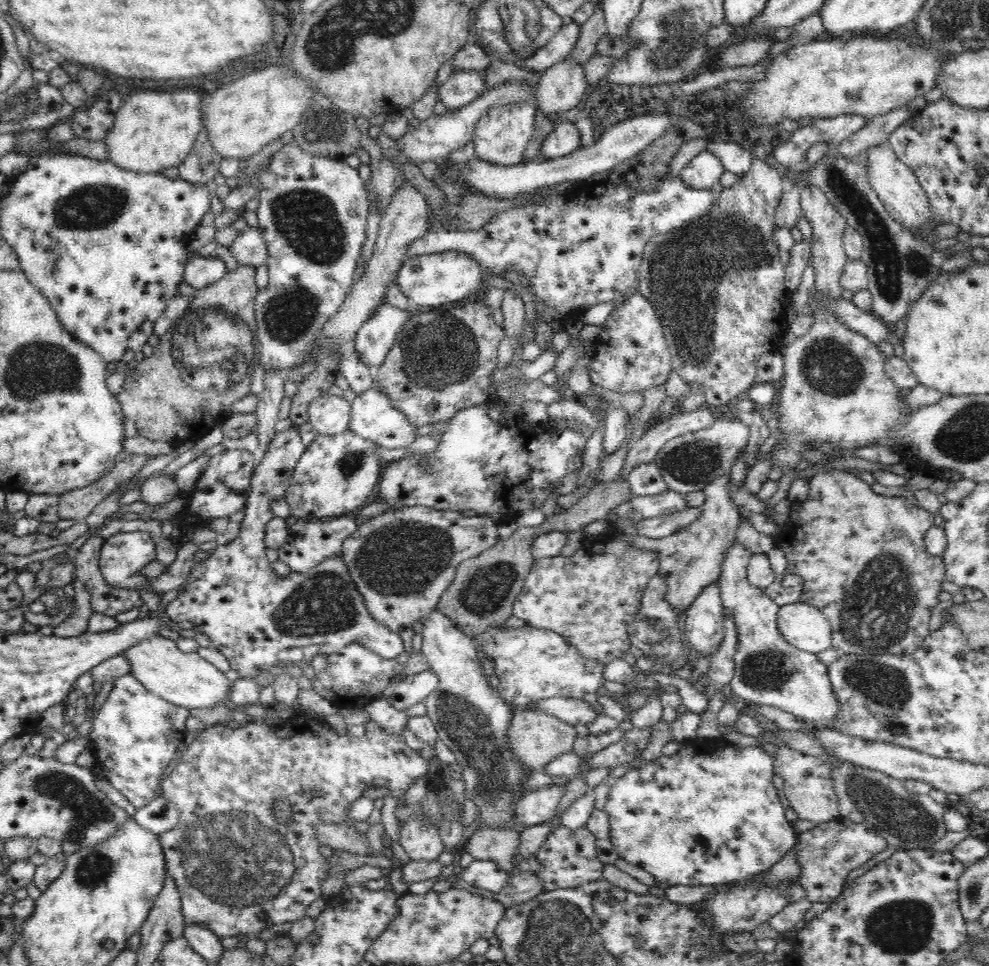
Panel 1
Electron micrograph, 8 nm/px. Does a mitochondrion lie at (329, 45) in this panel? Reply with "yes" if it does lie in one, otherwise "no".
yes

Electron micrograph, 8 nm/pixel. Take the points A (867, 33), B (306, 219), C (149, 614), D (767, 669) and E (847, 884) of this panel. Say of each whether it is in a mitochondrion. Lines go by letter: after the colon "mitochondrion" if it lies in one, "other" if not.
A: other
B: mitochondrion
C: other
D: mitochondrion
E: other

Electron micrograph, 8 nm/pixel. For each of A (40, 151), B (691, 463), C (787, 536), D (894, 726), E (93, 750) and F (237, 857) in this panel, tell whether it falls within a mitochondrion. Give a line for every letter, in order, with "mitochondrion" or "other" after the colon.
A: other
B: mitochondrion
C: other
D: mitochondrion
E: other
F: mitochondrion

